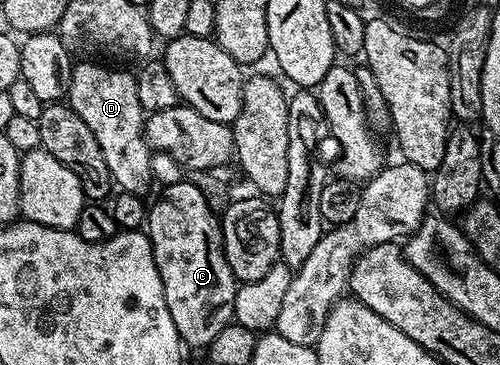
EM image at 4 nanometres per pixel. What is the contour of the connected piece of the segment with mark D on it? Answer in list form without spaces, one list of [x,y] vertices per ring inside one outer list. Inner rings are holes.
[[[76,63],[71,69],[65,100],[72,110],[81,114],[85,126],[93,130],[93,138],[97,138],[97,146],[101,146],[101,154],[105,154],[105,166],[109,166],[114,187],[119,192],[146,197],[146,192],[153,188],[153,149],[145,135],[145,113],[141,98],[137,98],[135,76],[119,68],[106,68],[103,64]]]

